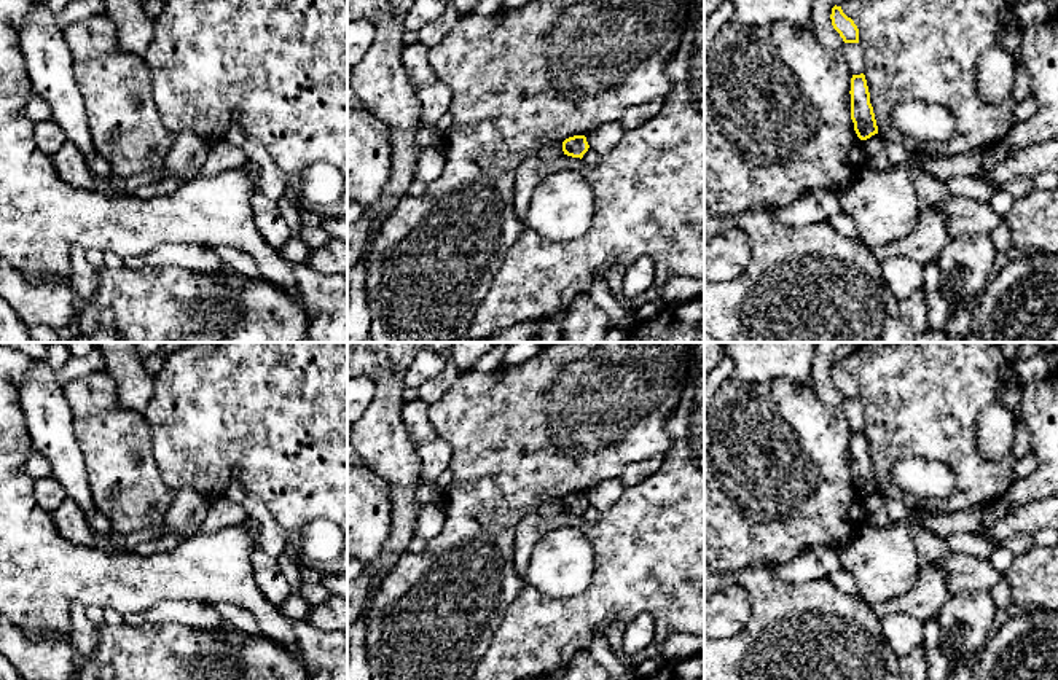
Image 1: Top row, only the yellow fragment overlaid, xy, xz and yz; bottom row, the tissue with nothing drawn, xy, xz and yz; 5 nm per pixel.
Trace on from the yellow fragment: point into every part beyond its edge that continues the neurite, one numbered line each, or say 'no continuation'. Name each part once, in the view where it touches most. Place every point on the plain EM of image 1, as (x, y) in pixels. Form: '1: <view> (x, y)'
no continuation

